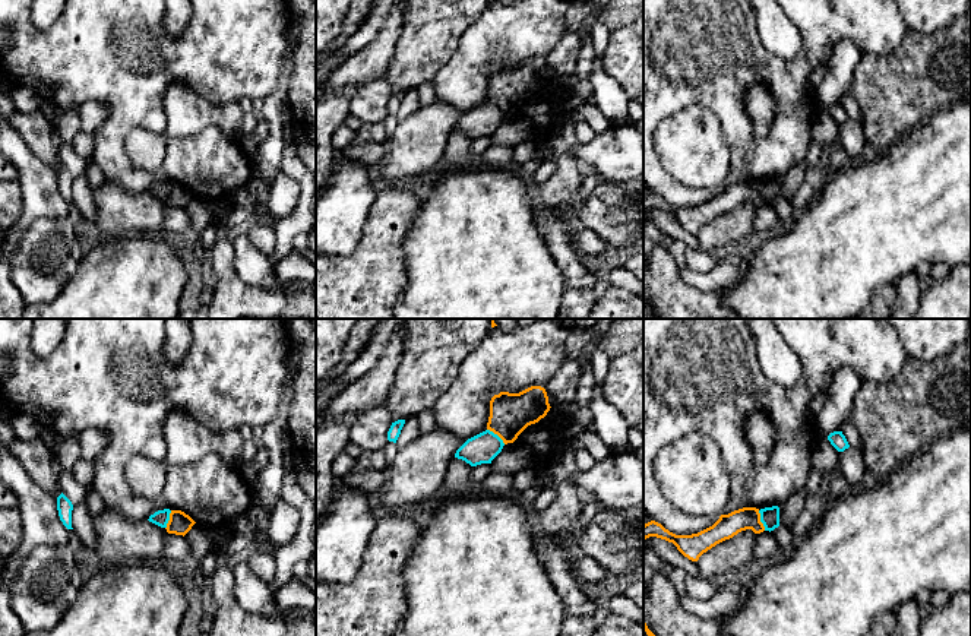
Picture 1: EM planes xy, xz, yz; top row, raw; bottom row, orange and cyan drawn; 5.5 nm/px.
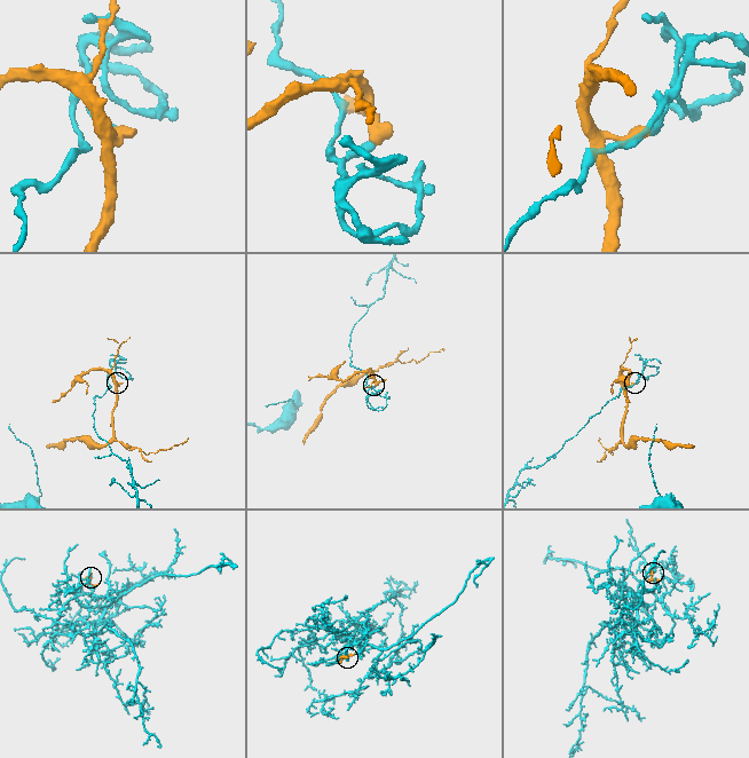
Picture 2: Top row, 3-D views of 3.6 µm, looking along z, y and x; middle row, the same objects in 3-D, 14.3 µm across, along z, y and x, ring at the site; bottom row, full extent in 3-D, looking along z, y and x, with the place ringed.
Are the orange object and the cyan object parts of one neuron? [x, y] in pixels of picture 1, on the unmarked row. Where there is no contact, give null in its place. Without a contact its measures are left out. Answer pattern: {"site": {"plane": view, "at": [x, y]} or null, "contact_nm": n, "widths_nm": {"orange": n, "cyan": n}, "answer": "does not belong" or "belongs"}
{"site": {"plane": "yz", "at": [759, 193]}, "contact_nm": 120, "widths_nm": {"orange": 130, "cyan": 110}, "answer": "does not belong"}

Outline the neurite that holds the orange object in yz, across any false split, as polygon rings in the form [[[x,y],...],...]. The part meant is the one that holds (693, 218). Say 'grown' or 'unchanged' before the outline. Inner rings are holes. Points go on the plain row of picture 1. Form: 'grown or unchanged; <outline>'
unchanged; [[[743,180],[728,187],[721,187],[712,199],[692,208],[676,208],[661,196],[651,193],[643,197],[643,212],[657,209],[673,215],[684,230],[698,234],[703,225],[746,202],[752,202],[755,206],[765,203],[759,181]]]

